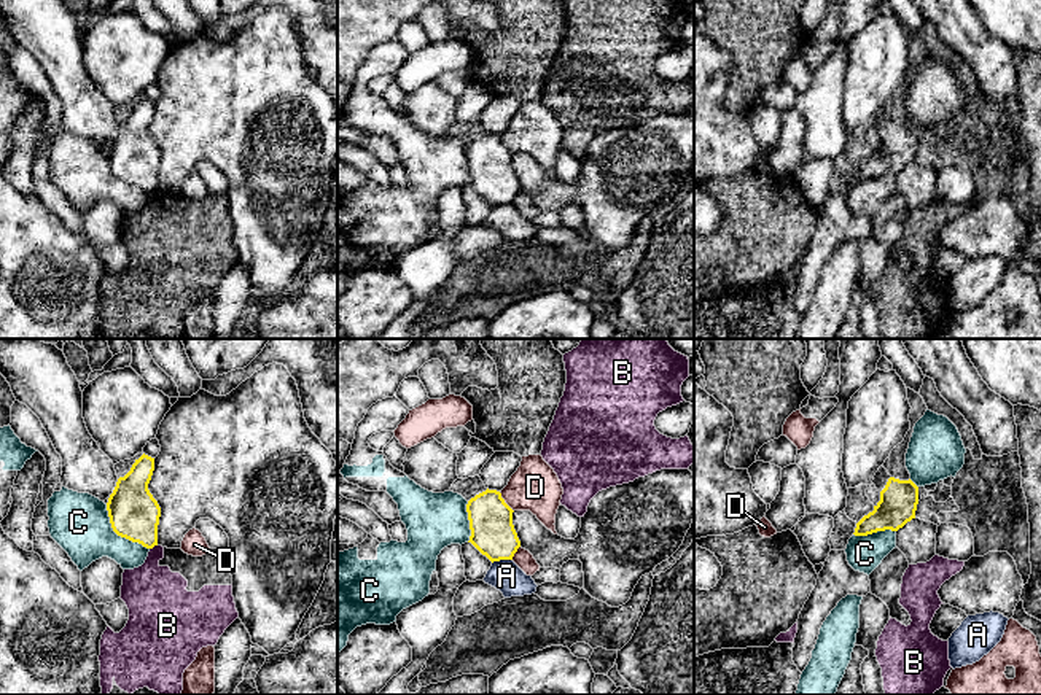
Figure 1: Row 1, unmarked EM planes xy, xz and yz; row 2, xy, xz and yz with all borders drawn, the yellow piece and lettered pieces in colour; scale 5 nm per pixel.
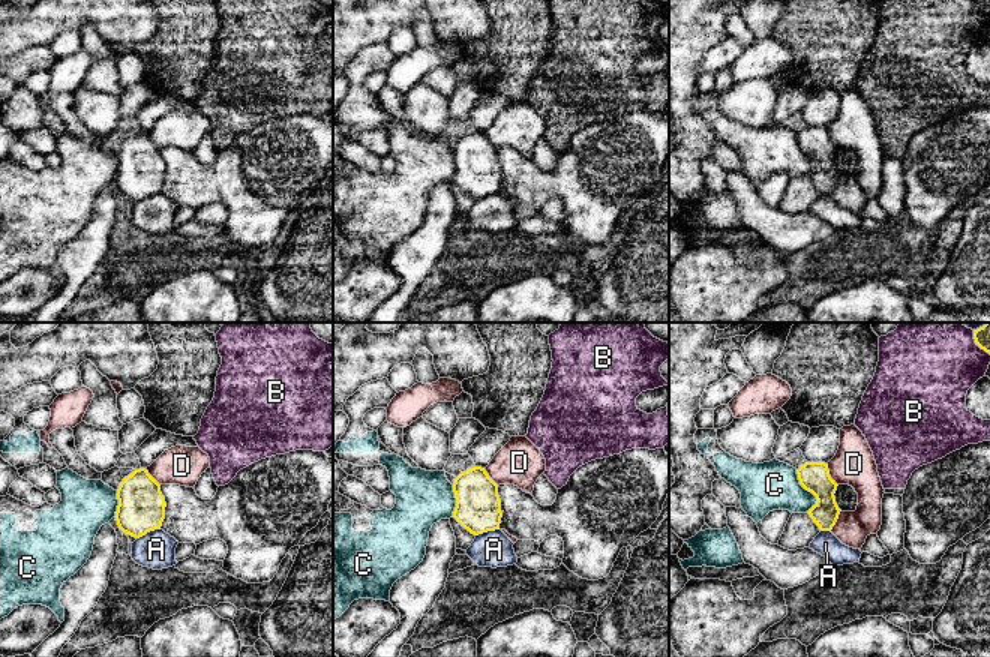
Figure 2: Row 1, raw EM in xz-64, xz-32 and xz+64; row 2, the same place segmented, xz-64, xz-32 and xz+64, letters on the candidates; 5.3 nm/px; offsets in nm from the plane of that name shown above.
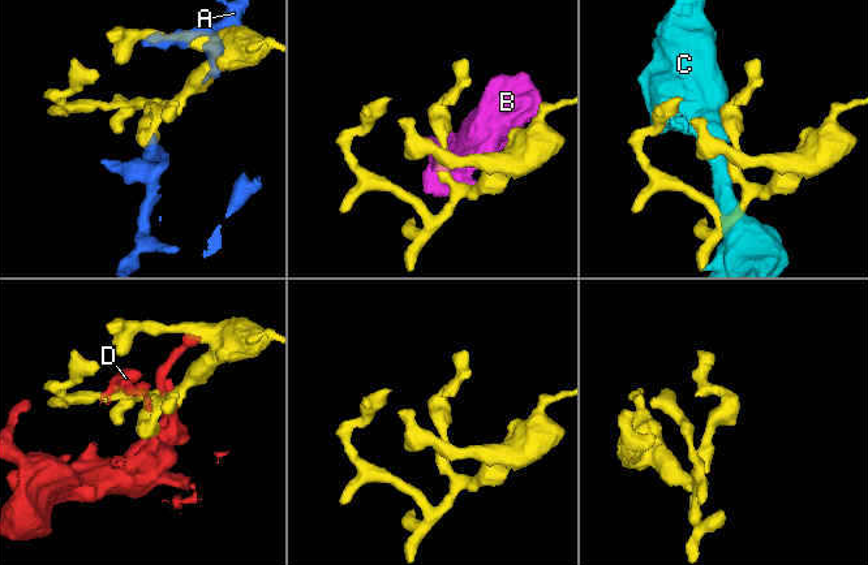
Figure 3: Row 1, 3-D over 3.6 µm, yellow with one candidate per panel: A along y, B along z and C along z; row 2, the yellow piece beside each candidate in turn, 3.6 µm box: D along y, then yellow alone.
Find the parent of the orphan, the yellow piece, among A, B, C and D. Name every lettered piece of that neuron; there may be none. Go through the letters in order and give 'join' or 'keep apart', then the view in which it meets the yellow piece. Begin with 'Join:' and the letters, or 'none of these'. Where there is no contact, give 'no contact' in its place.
Join: none of these
A: keep apart; meets yellow in xz
B: keep apart; meets yellow in xy
C: keep apart; meets yellow in xy
D: keep apart; meets yellow in xz

